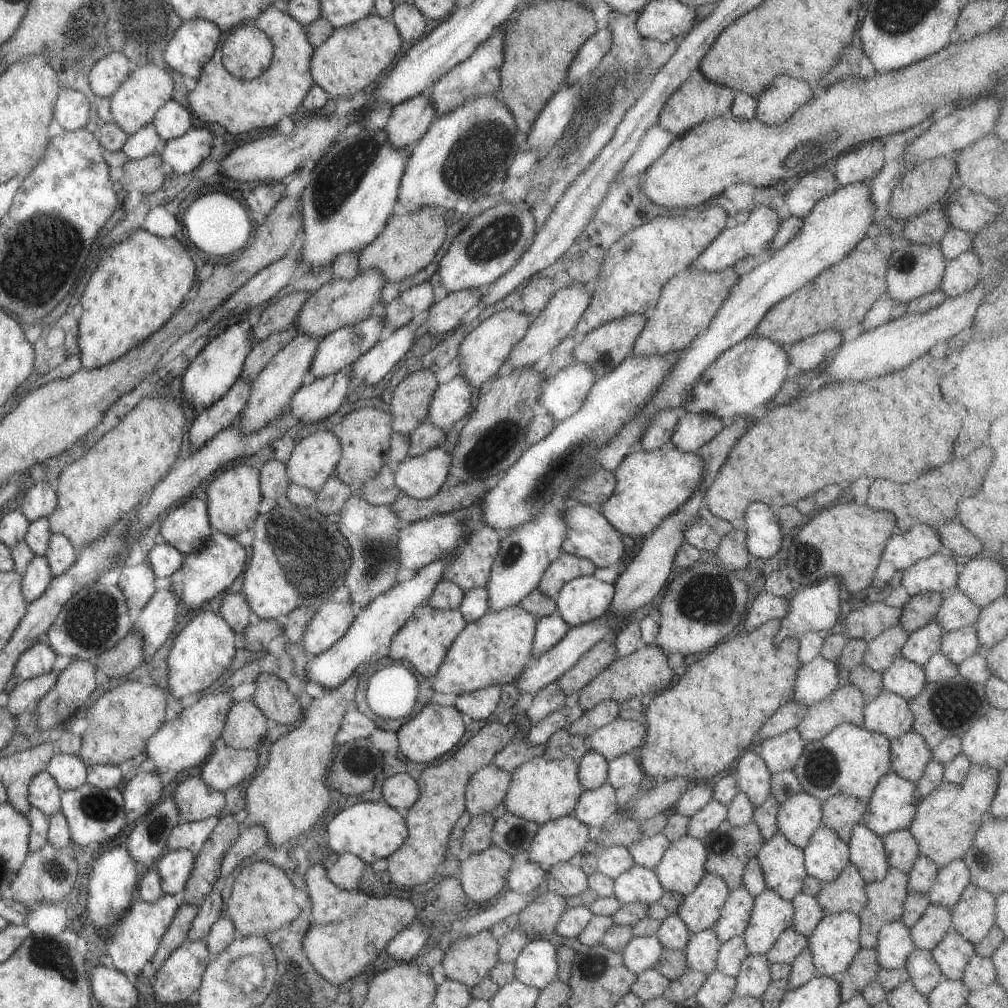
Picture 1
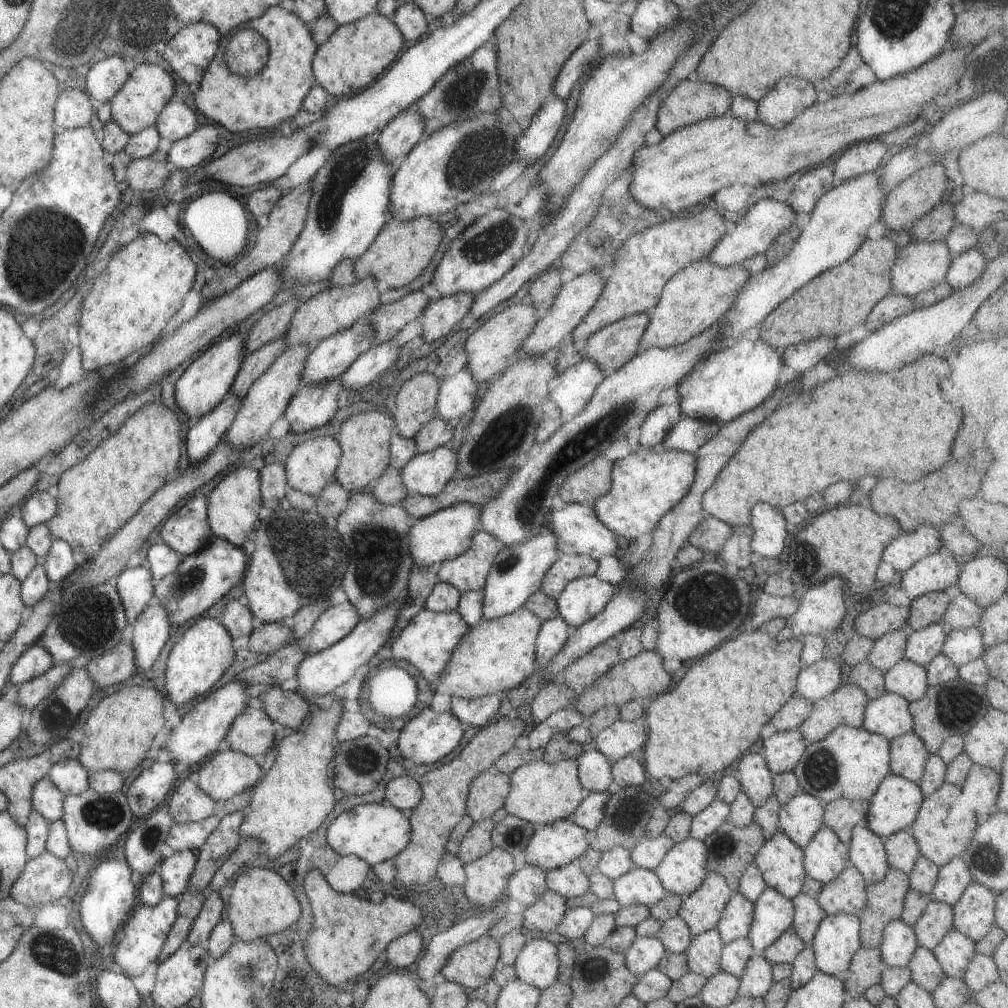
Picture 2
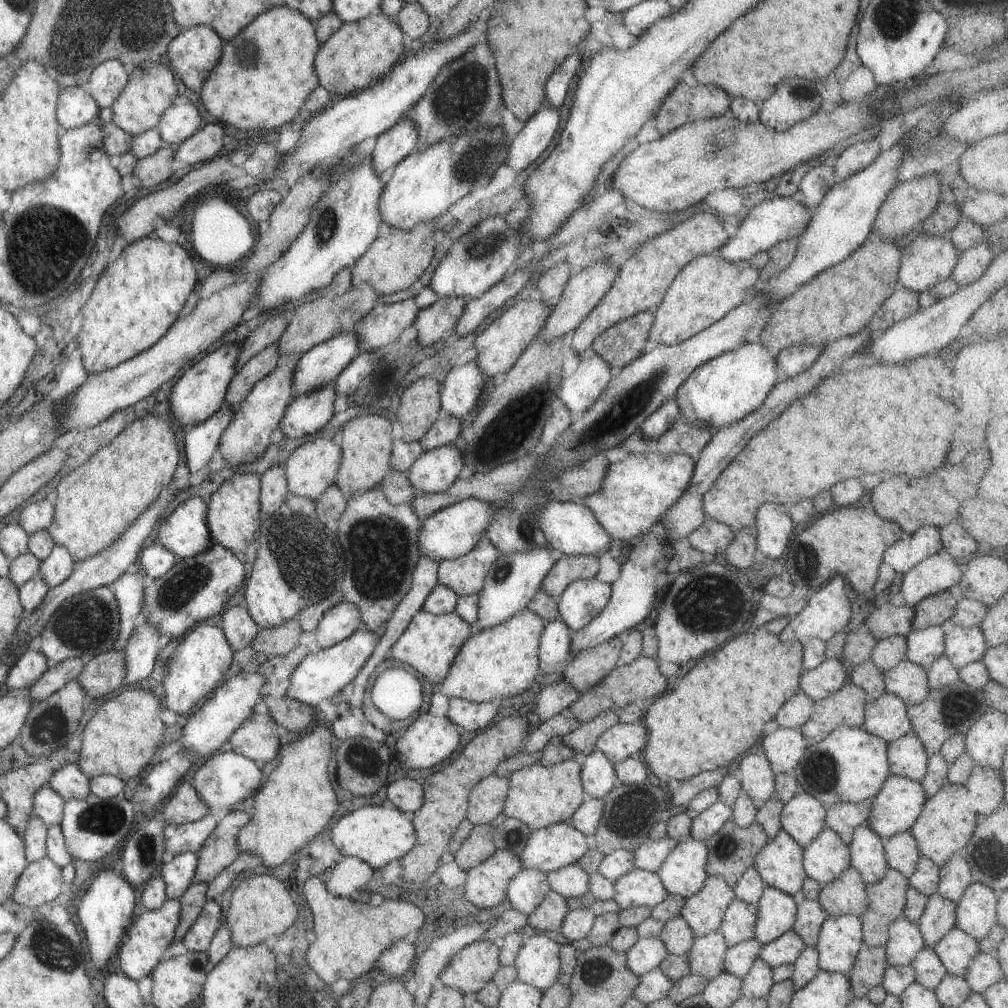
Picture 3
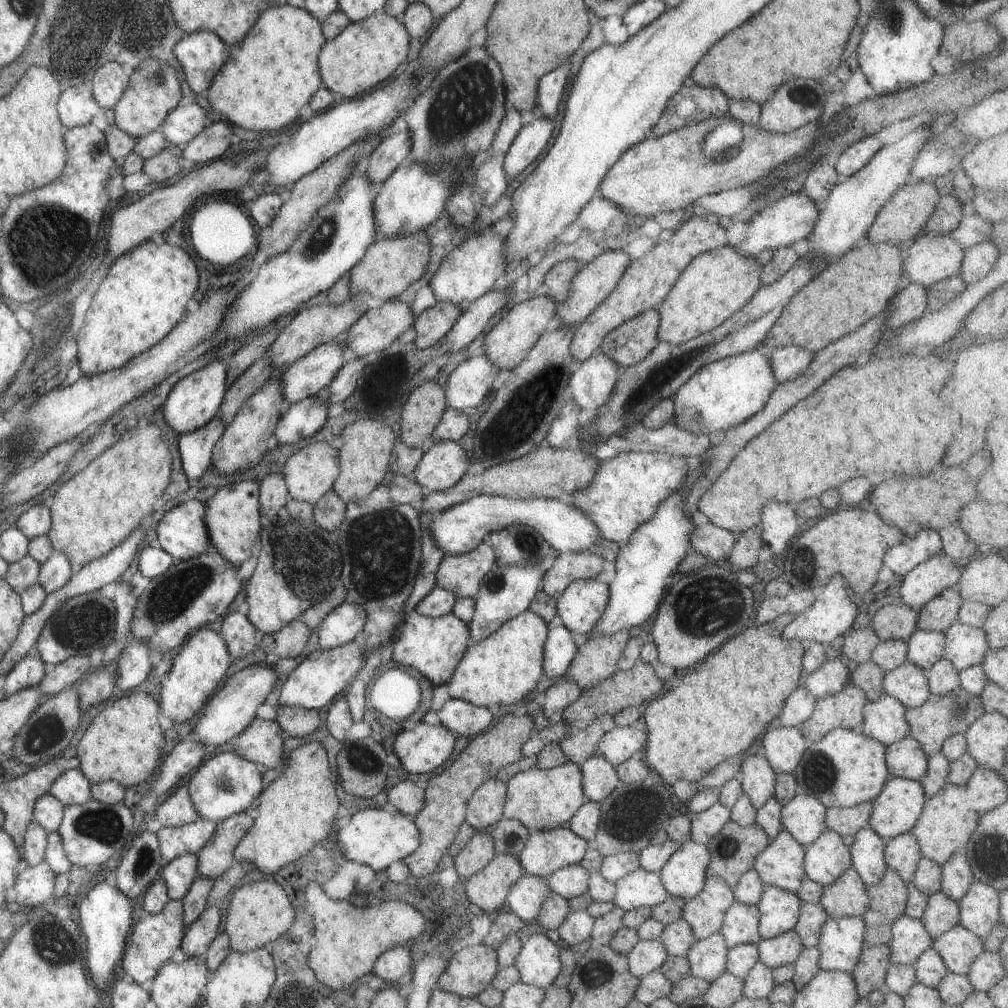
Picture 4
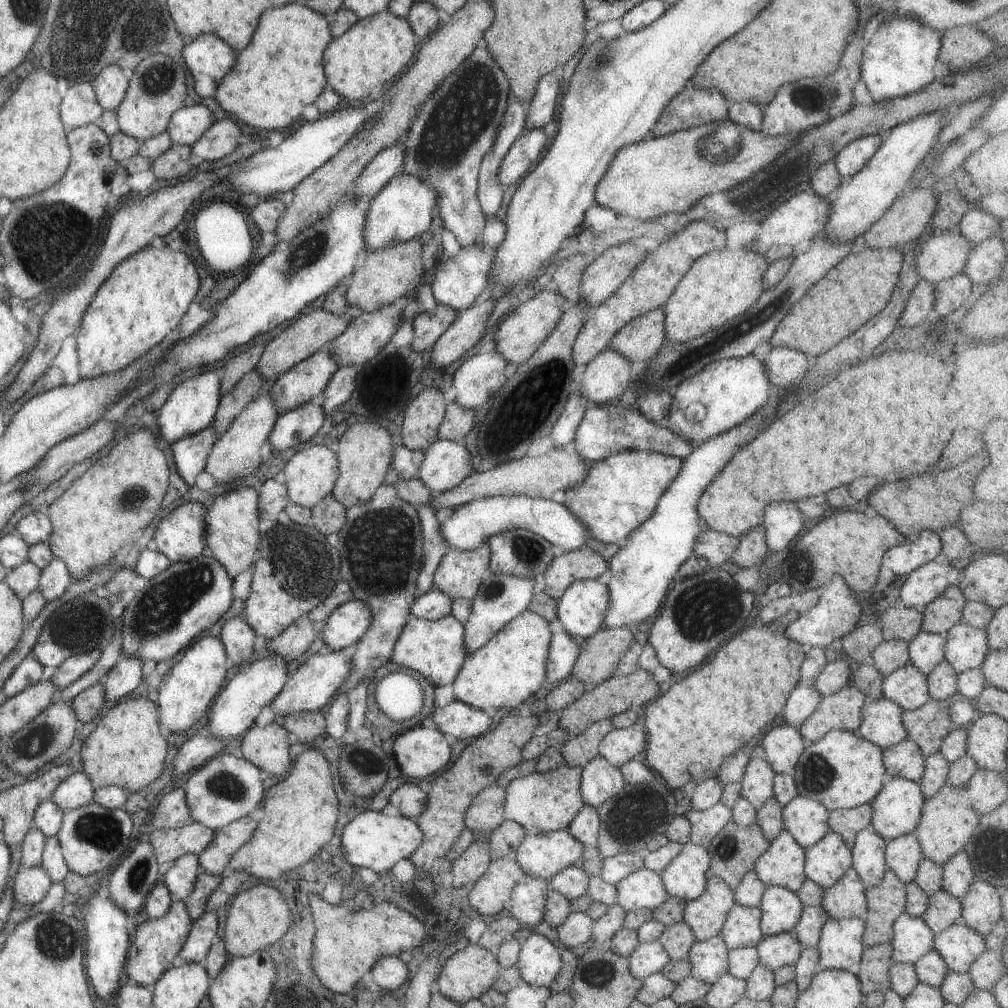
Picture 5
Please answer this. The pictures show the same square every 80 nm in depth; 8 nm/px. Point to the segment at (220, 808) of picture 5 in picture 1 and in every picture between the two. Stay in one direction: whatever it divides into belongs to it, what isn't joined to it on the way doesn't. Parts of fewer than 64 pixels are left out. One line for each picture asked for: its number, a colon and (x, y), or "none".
1: (224, 768)
2: (224, 774)
3: (222, 779)
4: (224, 784)

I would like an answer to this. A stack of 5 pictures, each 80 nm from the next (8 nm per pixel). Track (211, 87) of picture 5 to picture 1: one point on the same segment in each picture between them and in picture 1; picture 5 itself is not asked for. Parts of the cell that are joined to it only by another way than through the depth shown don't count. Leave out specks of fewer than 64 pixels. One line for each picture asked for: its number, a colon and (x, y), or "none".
1: (194, 41)
2: (189, 51)
3: (193, 52)
4: (201, 54)

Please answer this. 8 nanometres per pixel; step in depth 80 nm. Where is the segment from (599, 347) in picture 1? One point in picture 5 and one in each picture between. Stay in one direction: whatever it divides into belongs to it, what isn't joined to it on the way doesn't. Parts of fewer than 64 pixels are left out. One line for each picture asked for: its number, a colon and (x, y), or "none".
2: (613, 345)
3: (623, 342)
4: (630, 342)
5: (640, 338)

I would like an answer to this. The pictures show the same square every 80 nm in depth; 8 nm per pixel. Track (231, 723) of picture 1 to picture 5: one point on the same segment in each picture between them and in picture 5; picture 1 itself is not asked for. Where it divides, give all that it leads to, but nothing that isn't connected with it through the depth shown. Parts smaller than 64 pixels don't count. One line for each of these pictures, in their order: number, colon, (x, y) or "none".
2: (252, 733)
3: (257, 738)
4: (260, 741)
5: (267, 747)

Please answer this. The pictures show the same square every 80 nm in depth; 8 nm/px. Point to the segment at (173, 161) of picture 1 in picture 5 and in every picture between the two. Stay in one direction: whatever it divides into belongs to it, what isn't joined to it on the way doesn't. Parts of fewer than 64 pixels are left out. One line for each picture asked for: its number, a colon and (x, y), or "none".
2: (191, 150)
3: (207, 141)
4: (213, 140)
5: (220, 138)

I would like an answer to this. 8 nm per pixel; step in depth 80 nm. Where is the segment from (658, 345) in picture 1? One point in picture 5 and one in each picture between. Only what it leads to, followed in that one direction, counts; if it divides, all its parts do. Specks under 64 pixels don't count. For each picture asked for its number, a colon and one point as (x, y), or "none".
2: (698, 295)
3: (707, 287)
4: (715, 284)
5: (721, 284)

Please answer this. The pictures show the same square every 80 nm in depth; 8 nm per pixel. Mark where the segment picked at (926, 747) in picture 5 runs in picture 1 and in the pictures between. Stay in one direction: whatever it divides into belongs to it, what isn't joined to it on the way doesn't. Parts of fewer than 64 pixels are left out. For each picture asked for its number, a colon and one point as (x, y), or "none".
1: (947, 708)
2: (944, 710)
3: (951, 710)
4: (930, 723)

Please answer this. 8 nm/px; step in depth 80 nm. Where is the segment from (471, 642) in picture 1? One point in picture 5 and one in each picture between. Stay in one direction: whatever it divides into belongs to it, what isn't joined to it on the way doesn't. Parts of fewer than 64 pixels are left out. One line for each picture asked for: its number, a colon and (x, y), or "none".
2: (493, 656)
3: (500, 661)
4: (496, 672)
5: (510, 667)

